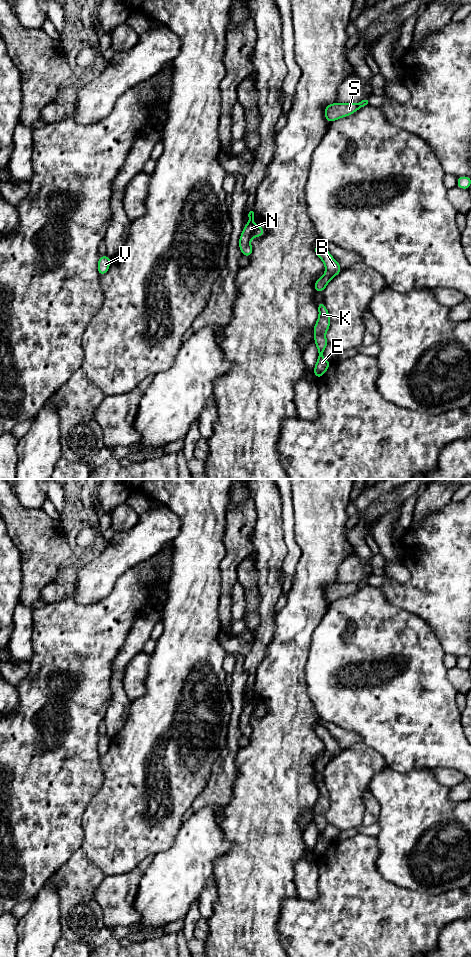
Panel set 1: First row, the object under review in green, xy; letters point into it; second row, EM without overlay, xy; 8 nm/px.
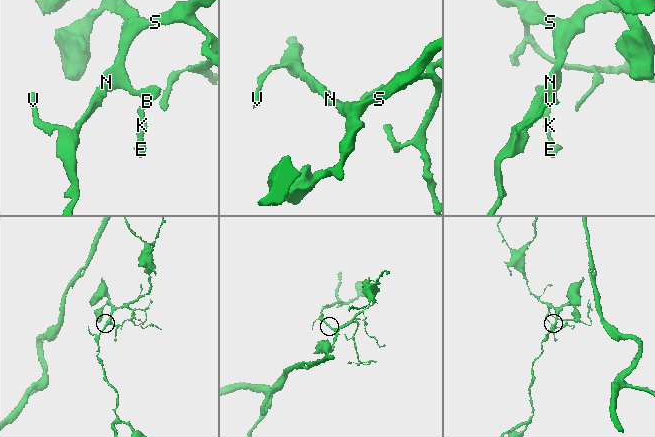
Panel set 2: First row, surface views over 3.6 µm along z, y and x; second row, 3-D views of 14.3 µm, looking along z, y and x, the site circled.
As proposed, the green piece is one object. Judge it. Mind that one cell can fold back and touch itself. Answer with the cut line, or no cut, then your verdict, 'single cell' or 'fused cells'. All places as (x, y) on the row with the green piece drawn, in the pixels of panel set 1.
cut none; single cell

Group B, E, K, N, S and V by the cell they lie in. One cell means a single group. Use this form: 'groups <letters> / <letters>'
groups B E K N S V

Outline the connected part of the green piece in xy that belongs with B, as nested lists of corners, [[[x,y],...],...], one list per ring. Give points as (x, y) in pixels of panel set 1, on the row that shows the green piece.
[[[320,244],[314,246],[314,251],[316,255],[323,261],[326,270],[324,272],[324,276],[319,278],[314,283],[315,291],[318,293],[323,292],[326,288],[329,281],[342,272],[340,265],[337,260],[335,260],[329,253],[329,251]]]

